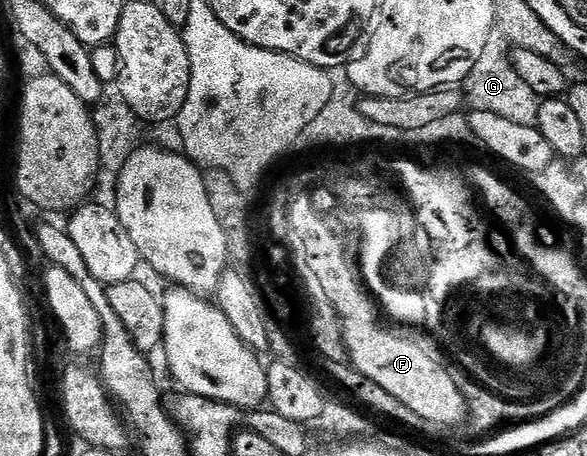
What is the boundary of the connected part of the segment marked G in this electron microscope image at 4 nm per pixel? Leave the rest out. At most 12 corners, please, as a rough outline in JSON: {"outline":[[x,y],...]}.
{"outline":[[489,39],[464,80],[469,108],[536,125],[541,100],[509,44]]}

